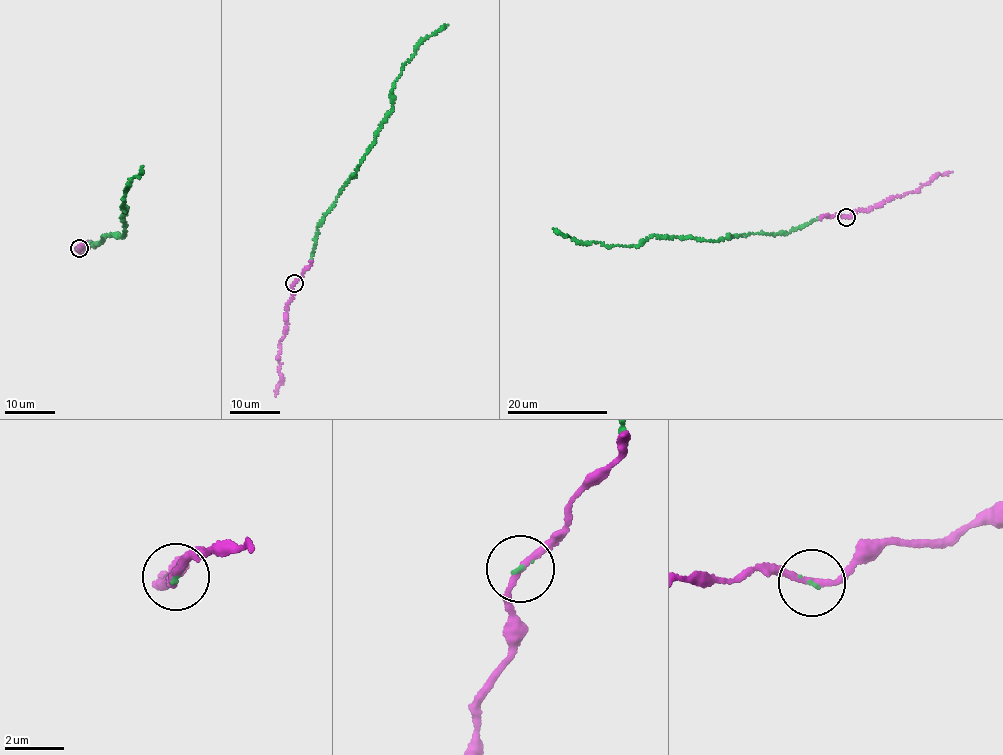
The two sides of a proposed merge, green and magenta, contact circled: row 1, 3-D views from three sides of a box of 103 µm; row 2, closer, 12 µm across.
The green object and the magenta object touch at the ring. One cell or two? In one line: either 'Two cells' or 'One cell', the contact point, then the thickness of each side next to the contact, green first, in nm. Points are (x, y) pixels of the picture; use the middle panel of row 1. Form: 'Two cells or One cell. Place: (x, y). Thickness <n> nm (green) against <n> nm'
One cell. Place: (294, 283). Thickness 80 nm (green) against 200 nm

